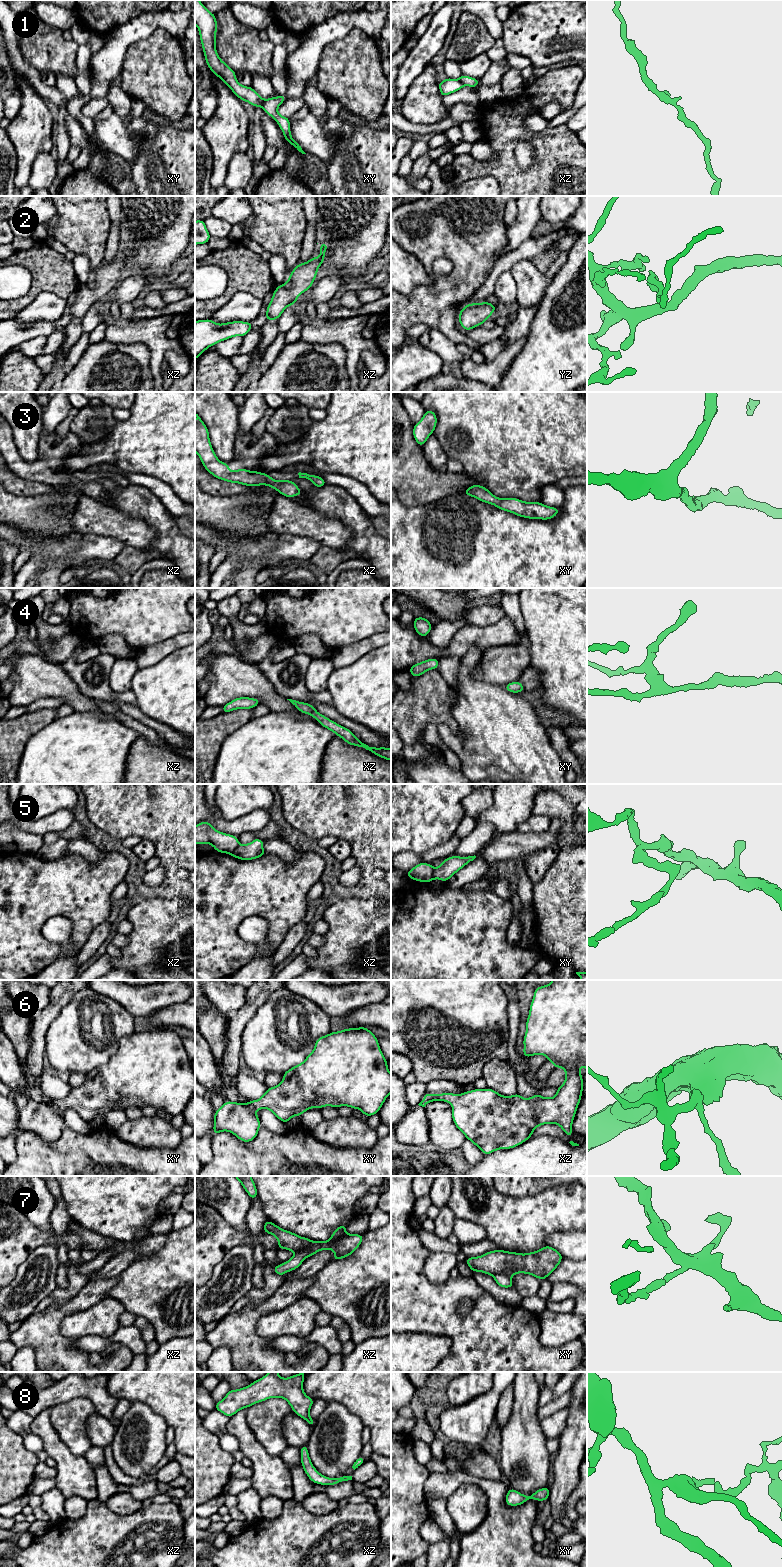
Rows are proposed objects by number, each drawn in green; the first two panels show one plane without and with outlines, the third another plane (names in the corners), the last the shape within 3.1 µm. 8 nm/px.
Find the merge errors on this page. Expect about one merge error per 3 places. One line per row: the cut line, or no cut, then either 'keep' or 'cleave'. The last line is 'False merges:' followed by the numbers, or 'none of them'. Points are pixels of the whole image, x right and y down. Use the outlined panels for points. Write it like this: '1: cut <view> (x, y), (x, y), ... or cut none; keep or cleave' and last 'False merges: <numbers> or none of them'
1: cut xy (264, 100), (262, 106); cleave
2: cut none; keep
3: cut none; keep
4: cut none; keep
5: cut xy (434, 868), (432, 878); cleave
6: cut none; keep
7: cut xz (346, 1233), (336, 1240), (328, 1241); cleave
8: cut none; keep
False merges: 1, 5, 7

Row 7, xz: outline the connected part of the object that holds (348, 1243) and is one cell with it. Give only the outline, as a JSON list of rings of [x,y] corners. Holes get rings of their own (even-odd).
[[[267,1220],[263,1225],[263,1231],[275,1236],[278,1240],[278,1249],[286,1249],[297,1254],[301,1250],[308,1251],[308,1257],[315,1255],[321,1250],[333,1250],[334,1261],[350,1256],[362,1243],[364,1235],[344,1234],[337,1241],[312,1241],[306,1237],[284,1230]]]

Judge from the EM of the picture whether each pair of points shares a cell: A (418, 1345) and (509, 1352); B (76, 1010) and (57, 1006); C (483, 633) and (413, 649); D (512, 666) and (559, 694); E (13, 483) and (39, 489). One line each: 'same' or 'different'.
A: different
B: different
C: same
D: different
E: same

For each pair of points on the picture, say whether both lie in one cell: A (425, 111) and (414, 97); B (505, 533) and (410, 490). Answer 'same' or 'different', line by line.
A: same
B: different

